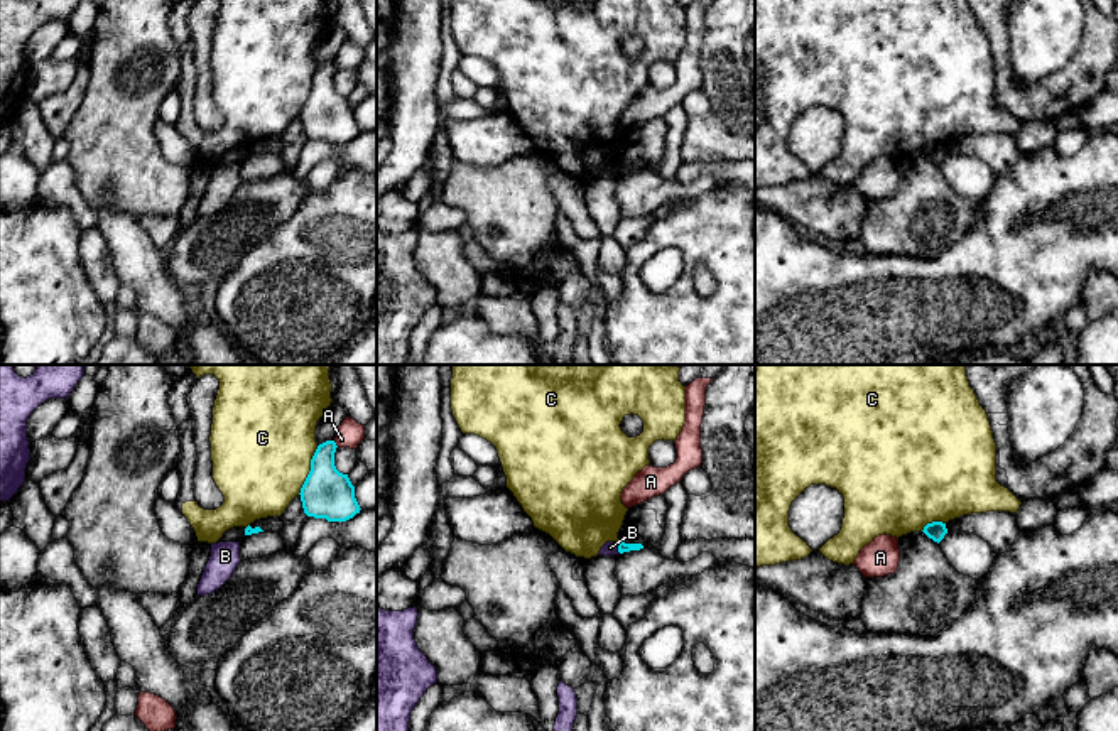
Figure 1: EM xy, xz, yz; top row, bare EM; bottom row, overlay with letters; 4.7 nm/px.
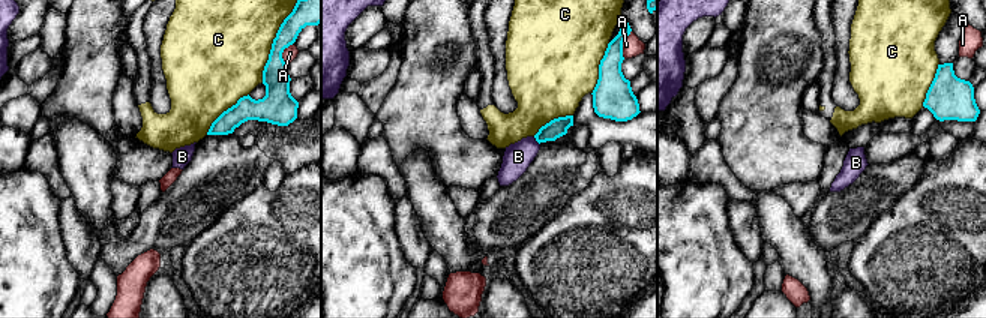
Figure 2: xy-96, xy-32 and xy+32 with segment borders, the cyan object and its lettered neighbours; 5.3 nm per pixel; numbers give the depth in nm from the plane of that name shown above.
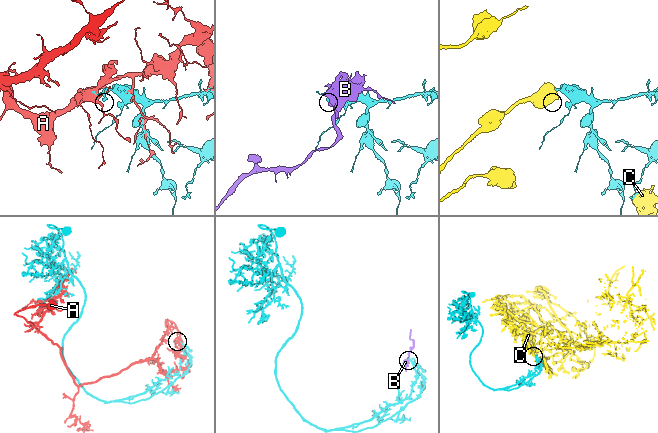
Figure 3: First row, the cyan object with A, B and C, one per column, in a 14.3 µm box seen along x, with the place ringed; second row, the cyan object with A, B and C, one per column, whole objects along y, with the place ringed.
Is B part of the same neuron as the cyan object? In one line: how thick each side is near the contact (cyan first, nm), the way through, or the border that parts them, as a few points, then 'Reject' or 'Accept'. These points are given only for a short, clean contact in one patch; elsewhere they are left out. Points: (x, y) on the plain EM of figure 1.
Thickness 50 nm (cyan) against 60 nm. Boundary: xz (617, 164), (620, 174). Reject

